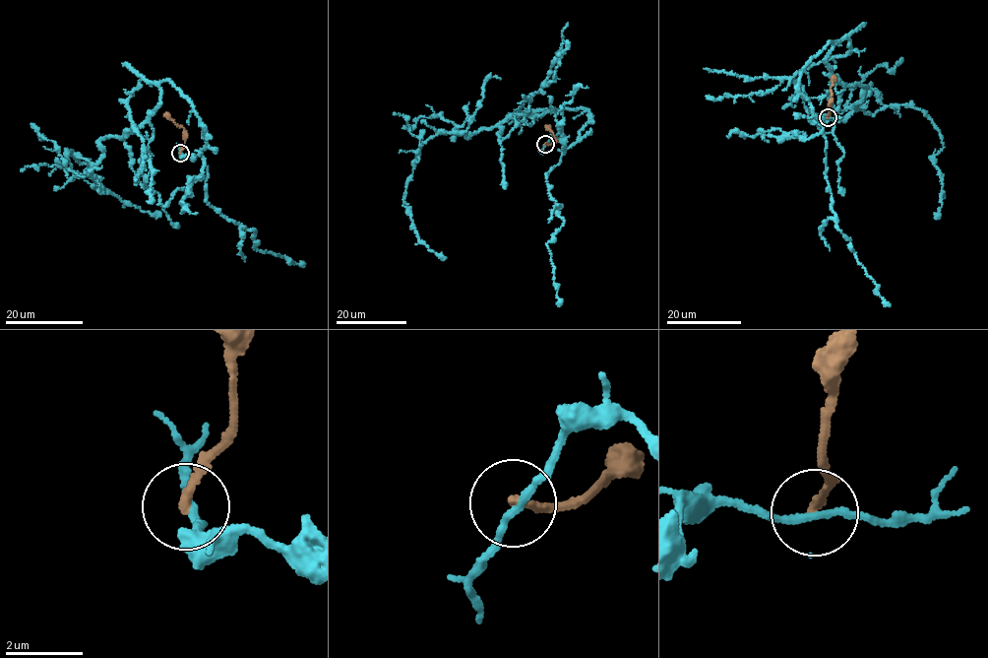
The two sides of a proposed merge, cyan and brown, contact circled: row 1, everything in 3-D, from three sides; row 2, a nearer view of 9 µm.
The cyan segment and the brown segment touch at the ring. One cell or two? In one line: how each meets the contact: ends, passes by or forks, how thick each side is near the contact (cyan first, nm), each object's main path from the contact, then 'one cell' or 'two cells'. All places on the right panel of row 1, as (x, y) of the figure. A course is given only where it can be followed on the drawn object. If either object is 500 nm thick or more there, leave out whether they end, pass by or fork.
cyan passes by; brown ends; calibres 170 and 240 nm; course cyan (828, 117), (798, 87), (831, 41), (830, 74), (865, 87), (856, 108), (919, 108), (938, 131), (936, 219); course brown (828, 117), (833, 76); two cells

